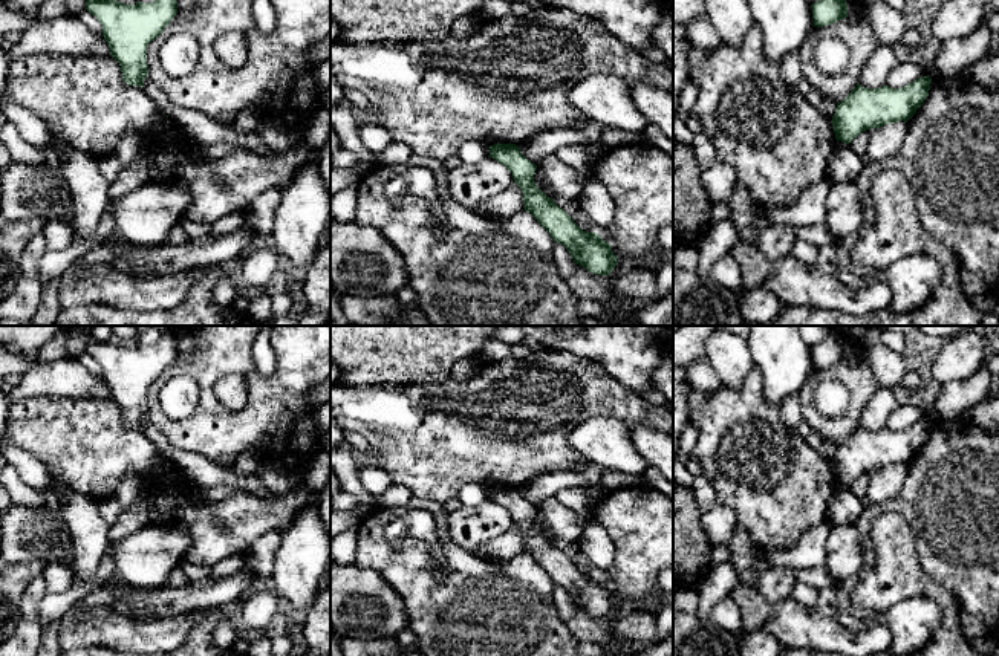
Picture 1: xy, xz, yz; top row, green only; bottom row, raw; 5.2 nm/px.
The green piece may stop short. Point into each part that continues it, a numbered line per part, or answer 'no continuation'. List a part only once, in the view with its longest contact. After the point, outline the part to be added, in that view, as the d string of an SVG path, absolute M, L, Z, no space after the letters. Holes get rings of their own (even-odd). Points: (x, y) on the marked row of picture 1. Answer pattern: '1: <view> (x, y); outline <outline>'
no continuation

